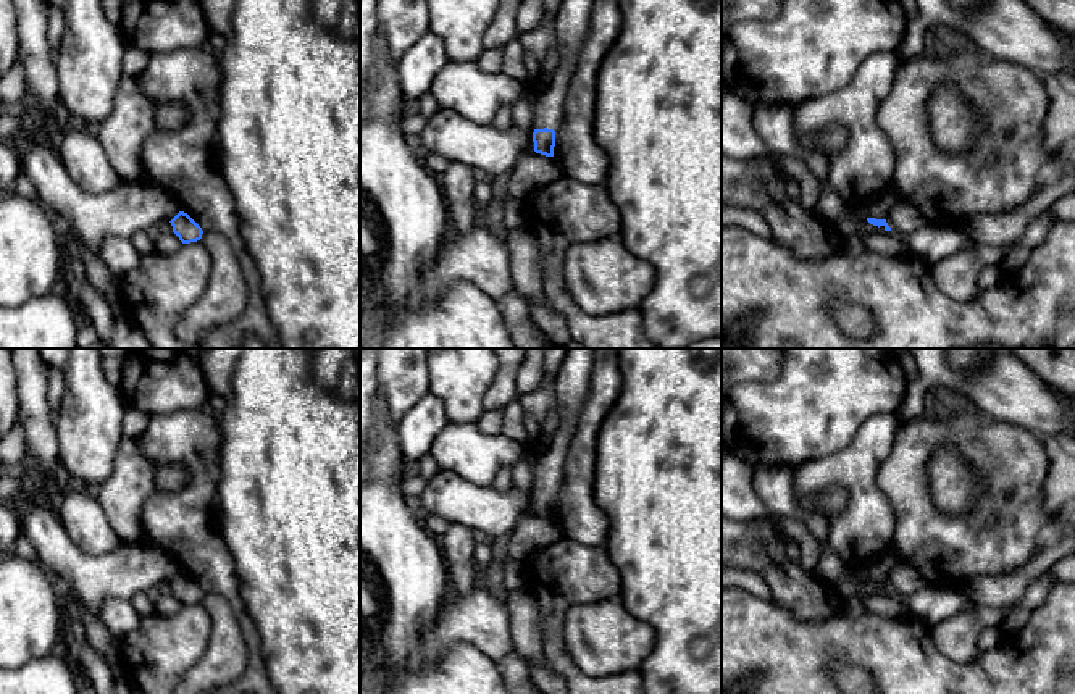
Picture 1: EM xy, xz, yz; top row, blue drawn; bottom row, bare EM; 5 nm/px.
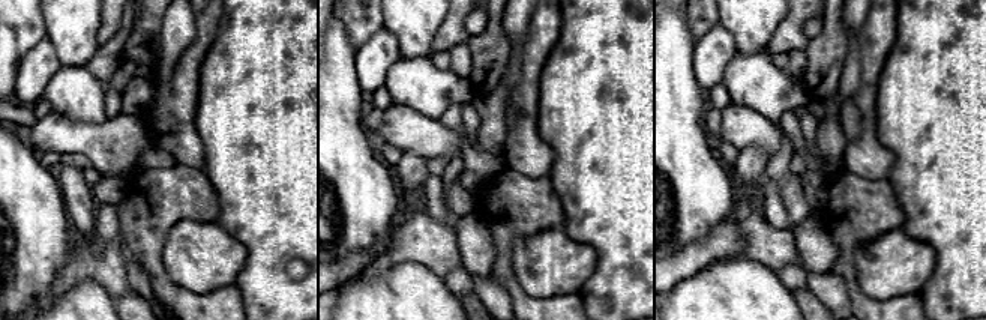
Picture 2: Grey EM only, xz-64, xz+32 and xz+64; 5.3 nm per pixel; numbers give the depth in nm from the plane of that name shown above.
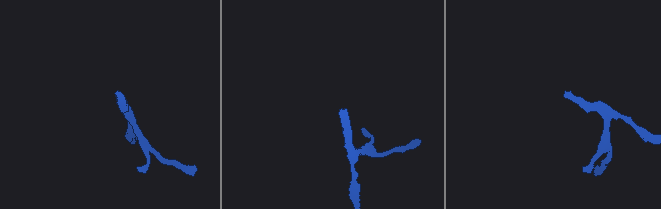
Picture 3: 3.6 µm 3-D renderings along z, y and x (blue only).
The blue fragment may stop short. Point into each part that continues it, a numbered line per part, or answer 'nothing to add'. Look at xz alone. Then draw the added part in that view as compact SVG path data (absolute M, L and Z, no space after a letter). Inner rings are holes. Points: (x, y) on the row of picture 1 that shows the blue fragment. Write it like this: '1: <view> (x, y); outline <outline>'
1: xz (572, 25); outline M562 0L555 32L560 40L560 63L550 87L541 94L534 107L534 129L558 126L563 110L563 95L570 84L581 47L589 32L592 0Z

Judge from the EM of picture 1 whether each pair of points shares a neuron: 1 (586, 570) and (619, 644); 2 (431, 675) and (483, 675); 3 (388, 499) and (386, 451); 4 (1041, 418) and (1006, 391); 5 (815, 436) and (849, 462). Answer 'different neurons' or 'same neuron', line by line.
1: different neurons
2: same neuron
3: same neuron
4: same neuron
5: different neurons

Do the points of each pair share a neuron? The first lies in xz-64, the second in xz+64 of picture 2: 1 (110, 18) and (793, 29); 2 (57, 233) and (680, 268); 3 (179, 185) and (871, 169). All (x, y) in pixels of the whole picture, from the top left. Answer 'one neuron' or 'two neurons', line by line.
1: one neuron
2: two neurons
3: two neurons

